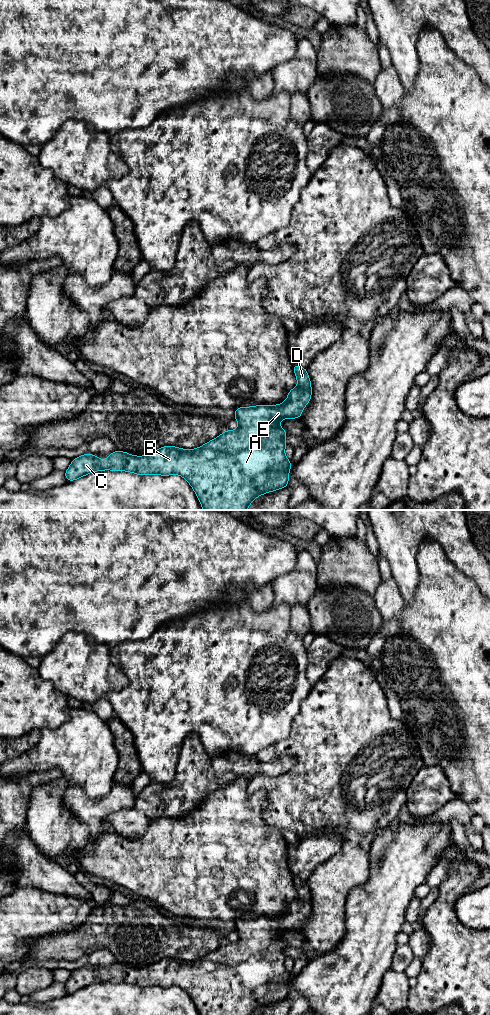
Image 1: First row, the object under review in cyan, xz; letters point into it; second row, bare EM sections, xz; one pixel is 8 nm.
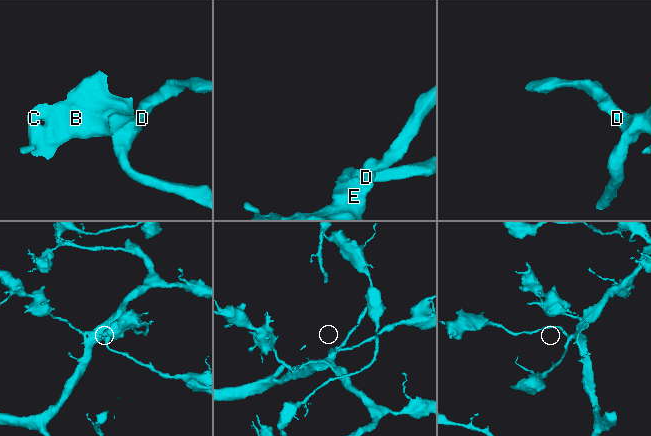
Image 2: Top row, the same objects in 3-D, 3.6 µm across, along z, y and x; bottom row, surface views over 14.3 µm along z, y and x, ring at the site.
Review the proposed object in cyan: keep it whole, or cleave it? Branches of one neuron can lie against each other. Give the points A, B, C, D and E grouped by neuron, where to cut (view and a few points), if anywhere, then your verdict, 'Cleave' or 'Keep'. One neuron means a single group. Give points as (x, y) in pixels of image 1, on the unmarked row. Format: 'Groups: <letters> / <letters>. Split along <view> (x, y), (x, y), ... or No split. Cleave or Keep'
Groups: A B C D E. No split. Keep

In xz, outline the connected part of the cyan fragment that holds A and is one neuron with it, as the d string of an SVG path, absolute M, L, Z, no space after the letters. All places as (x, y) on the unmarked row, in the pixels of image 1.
M294 876L293 882L296 887L298 898L288 904L288 910L281 917L258 917L253 919L239 919L235 922L234 930L239 939L236 942L227 942L216 951L209 953L193 962L181 961L174 958L164 958L147 968L132 968L127 964L116 962L103 972L92 966L83 966L71 973L70 979L65 983L67 993L74 993L94 983L114 982L129 983L138 987L158 986L168 988L178 986L185 990L195 1003L200 1015L252 1015L258 1008L287 1000L289 993L288 985L291 982L291 973L284 966L286 960L285 949L288 945L282 941L279 934L282 931L301 929L306 916L310 915L312 901L307 881Z

